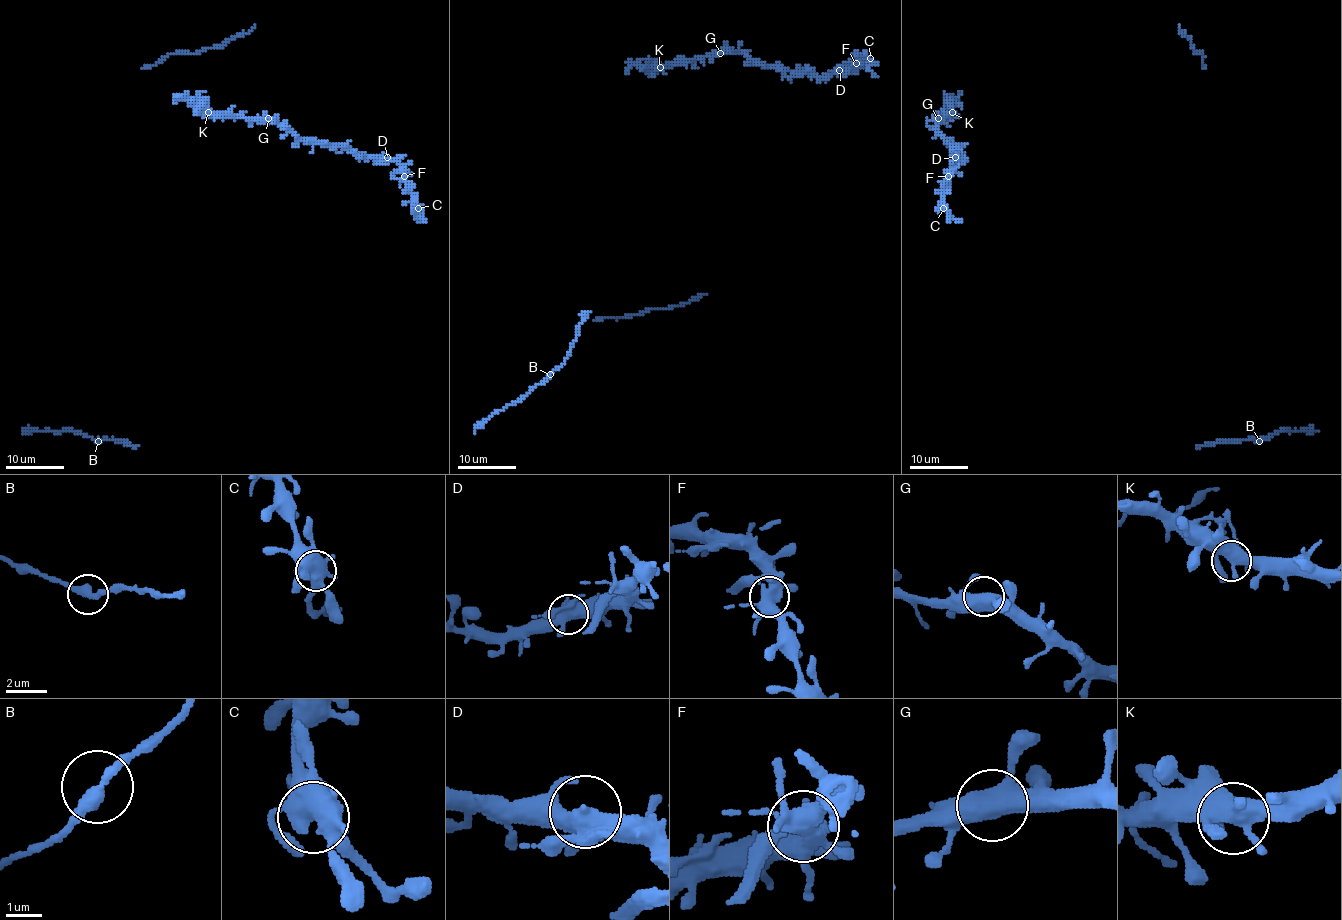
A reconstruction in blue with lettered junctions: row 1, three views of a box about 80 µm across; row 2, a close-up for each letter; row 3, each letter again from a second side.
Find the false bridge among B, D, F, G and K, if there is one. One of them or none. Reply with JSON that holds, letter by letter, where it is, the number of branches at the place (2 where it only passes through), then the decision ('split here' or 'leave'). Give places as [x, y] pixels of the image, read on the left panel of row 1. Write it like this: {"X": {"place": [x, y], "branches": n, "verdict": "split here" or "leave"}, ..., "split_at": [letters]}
{"B": {"place": [98, 441], "branches": 2, "verdict": "leave"}, "D": {"place": [387, 157], "branches": 4, "verdict": "leave"}, "F": {"place": [404, 176], "branches": 7, "verdict": "leave"}, "G": {"place": [268, 118], "branches": 4, "verdict": "leave"}, "K": {"place": [208, 112], "branches": 5, "verdict": "leave"}, "split_at": []}

